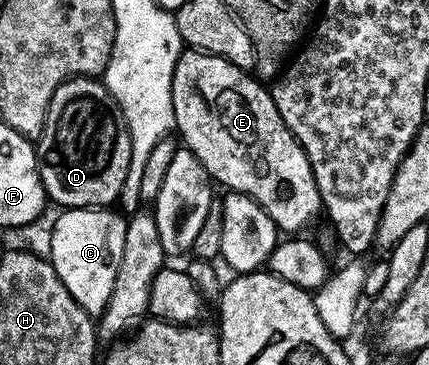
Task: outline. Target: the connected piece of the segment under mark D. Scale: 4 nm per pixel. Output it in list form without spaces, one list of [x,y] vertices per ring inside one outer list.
[[[72,76],[68,78],[53,94],[49,102],[49,110],[45,118],[43,135],[37,141],[37,163],[39,166],[39,180],[43,184],[43,191],[48,197],[51,196],[60,205],[60,209],[68,208],[106,208],[114,205],[121,194],[121,186],[125,186],[125,174],[129,174],[129,162],[131,161],[131,135],[127,129],[127,123],[123,121],[123,111],[119,109],[119,104],[111,97],[111,92],[102,79],[93,76]]]

